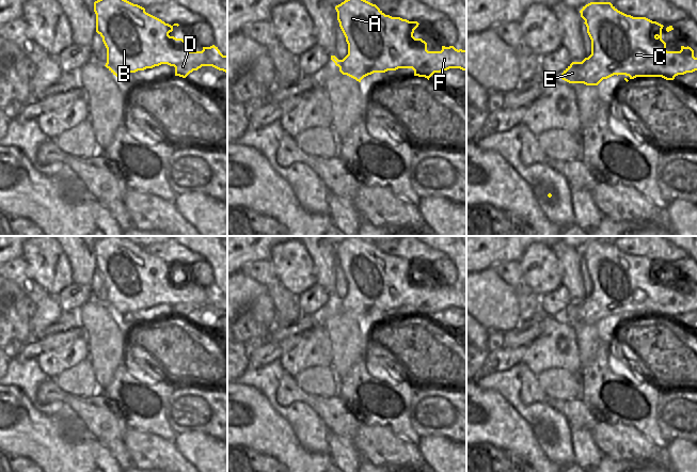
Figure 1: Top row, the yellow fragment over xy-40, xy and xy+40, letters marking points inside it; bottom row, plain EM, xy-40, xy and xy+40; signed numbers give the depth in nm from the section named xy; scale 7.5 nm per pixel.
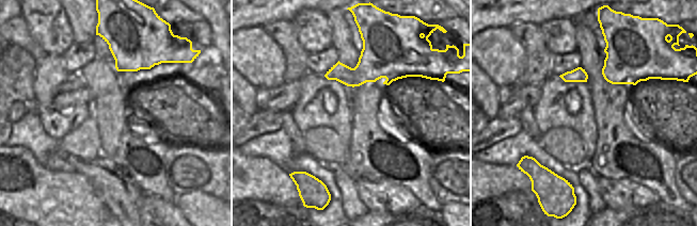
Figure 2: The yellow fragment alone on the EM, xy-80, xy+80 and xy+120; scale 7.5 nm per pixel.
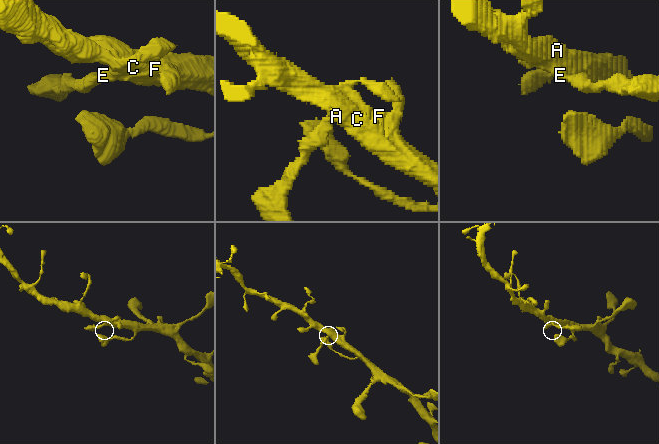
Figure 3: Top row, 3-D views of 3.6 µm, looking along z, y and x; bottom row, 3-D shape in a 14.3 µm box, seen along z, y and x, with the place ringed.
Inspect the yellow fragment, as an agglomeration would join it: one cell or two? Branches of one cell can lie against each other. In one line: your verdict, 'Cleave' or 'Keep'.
Keep

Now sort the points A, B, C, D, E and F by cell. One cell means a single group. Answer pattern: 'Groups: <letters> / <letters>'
Groups: A B C D E F

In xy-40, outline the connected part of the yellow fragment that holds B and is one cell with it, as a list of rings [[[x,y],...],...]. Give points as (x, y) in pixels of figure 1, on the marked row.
[[[97,0],[94,2],[94,12],[96,14],[96,32],[102,37],[102,42],[107,48],[107,63],[105,66],[117,78],[123,75],[127,75],[129,73],[136,73],[138,70],[153,68],[155,66],[159,66],[161,64],[168,64],[170,66],[174,66],[175,67],[175,76],[179,76],[183,78],[186,78],[190,73],[192,73],[193,70],[197,70],[202,66],[212,66],[219,70],[223,70],[223,72],[227,73],[227,56],[223,56],[220,52],[220,50],[218,49],[218,47],[212,45],[210,47],[203,47],[202,51],[189,51],[188,43],[186,41],[184,41],[183,38],[176,38],[174,36],[169,35],[169,33],[173,31],[174,26],[177,26],[177,27],[179,26],[178,23],[174,23],[173,26],[165,23],[161,19],[146,13],[145,9],[138,4],[133,4],[127,0]]]

